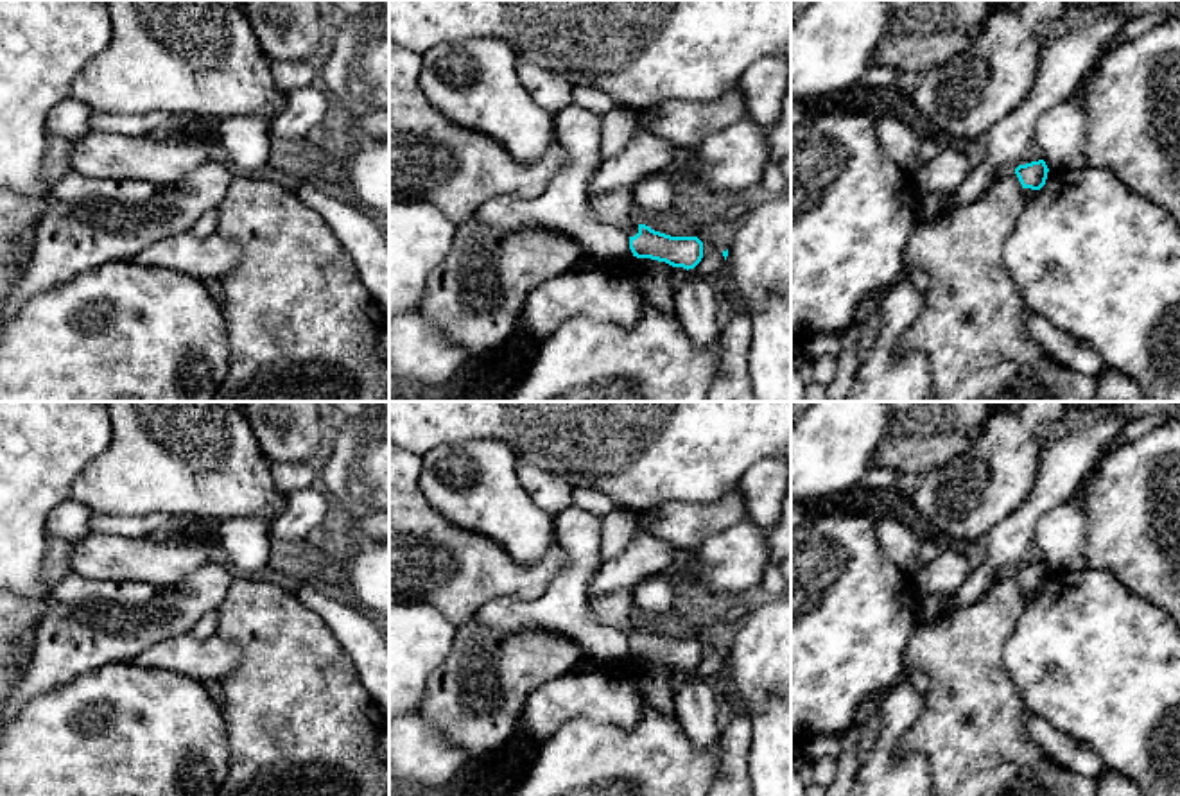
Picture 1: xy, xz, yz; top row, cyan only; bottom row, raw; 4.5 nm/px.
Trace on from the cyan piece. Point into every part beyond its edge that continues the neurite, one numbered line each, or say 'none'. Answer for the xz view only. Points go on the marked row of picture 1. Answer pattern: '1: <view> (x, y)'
1: xz (617, 208)

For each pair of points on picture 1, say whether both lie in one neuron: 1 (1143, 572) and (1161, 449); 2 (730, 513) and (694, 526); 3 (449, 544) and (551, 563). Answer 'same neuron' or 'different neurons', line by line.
1: same neuron
2: same neuron
3: same neuron

